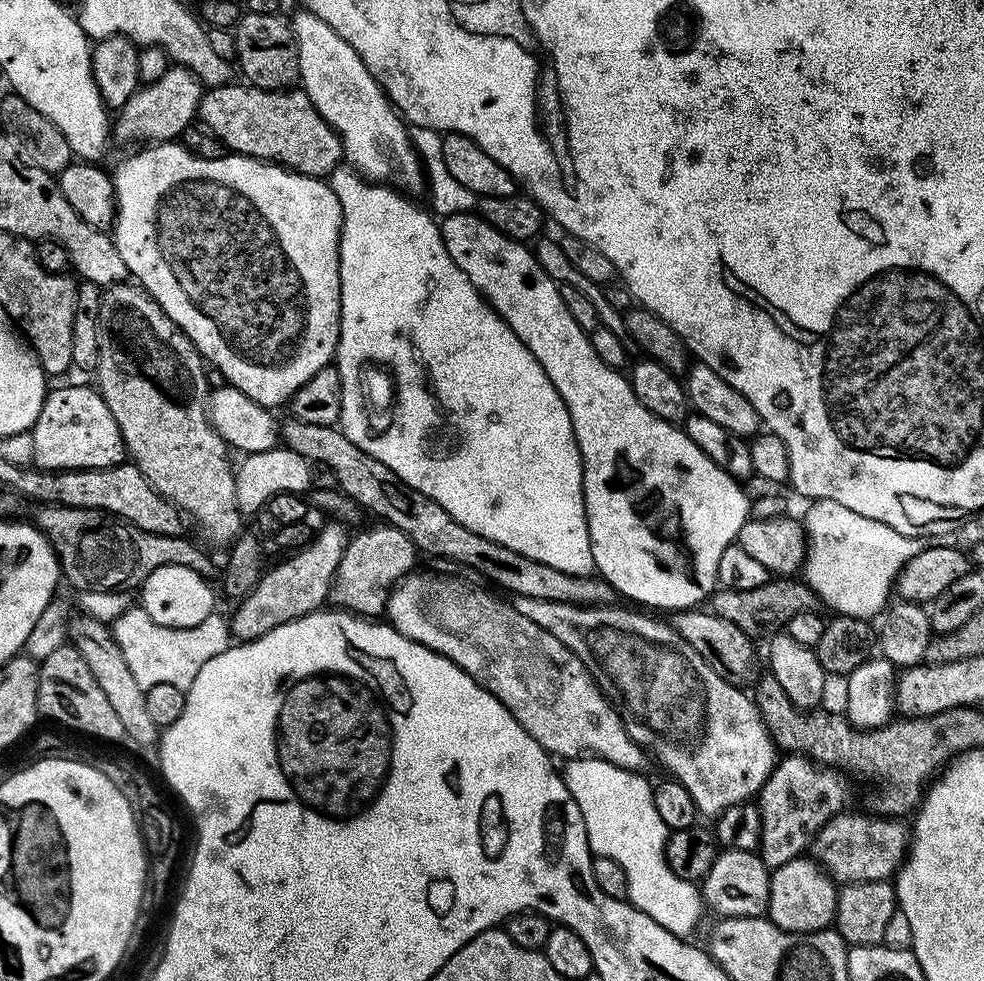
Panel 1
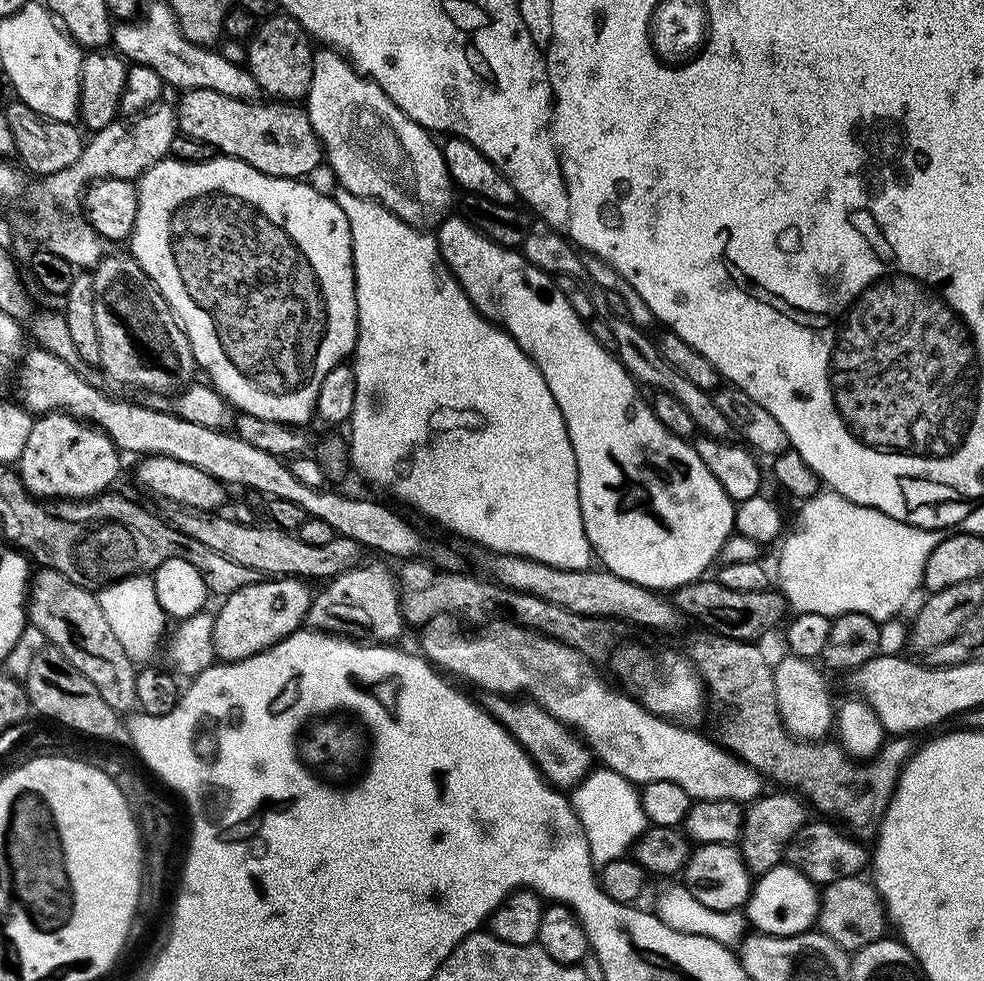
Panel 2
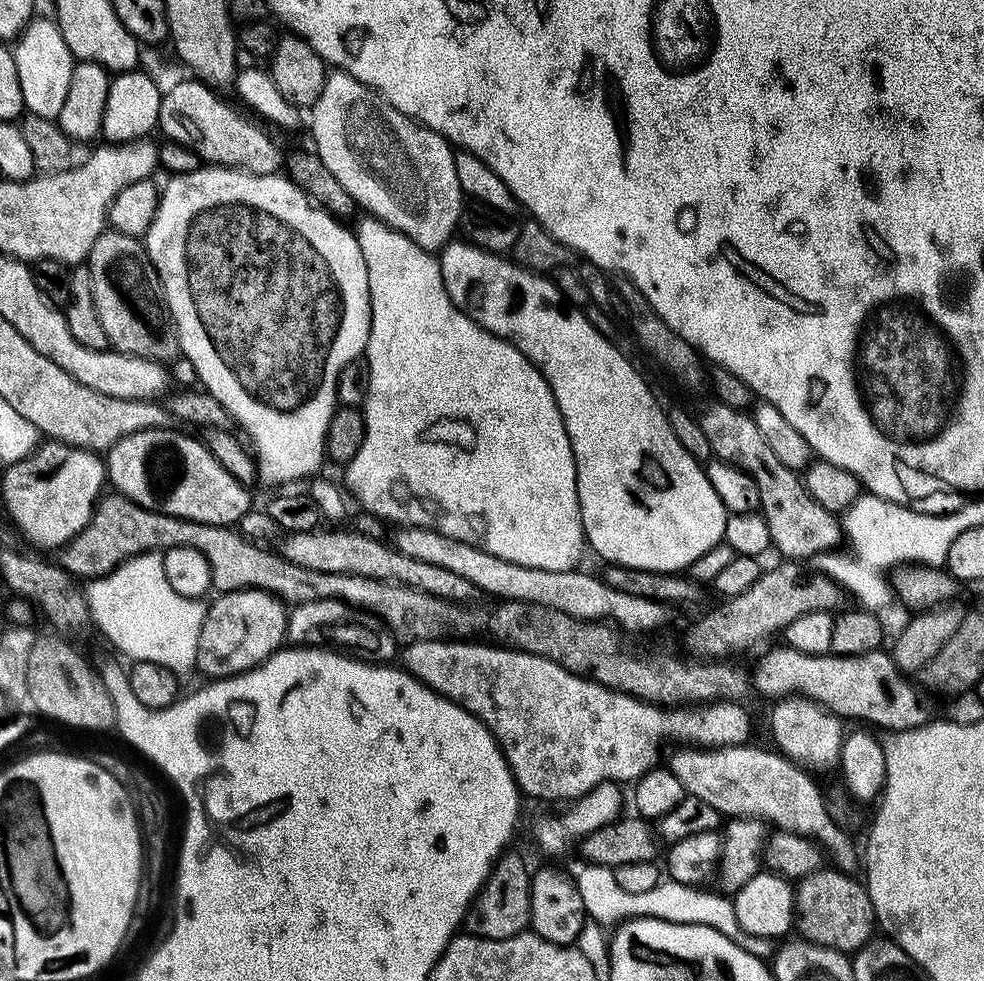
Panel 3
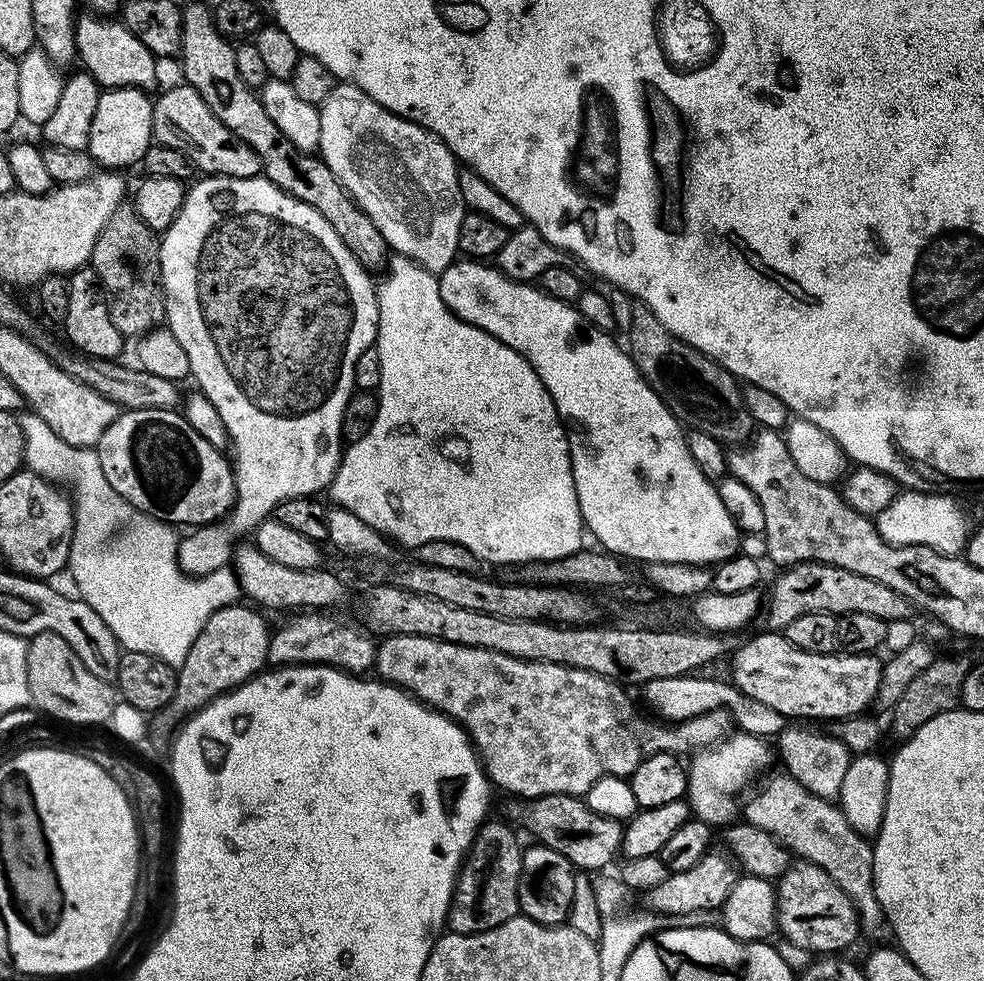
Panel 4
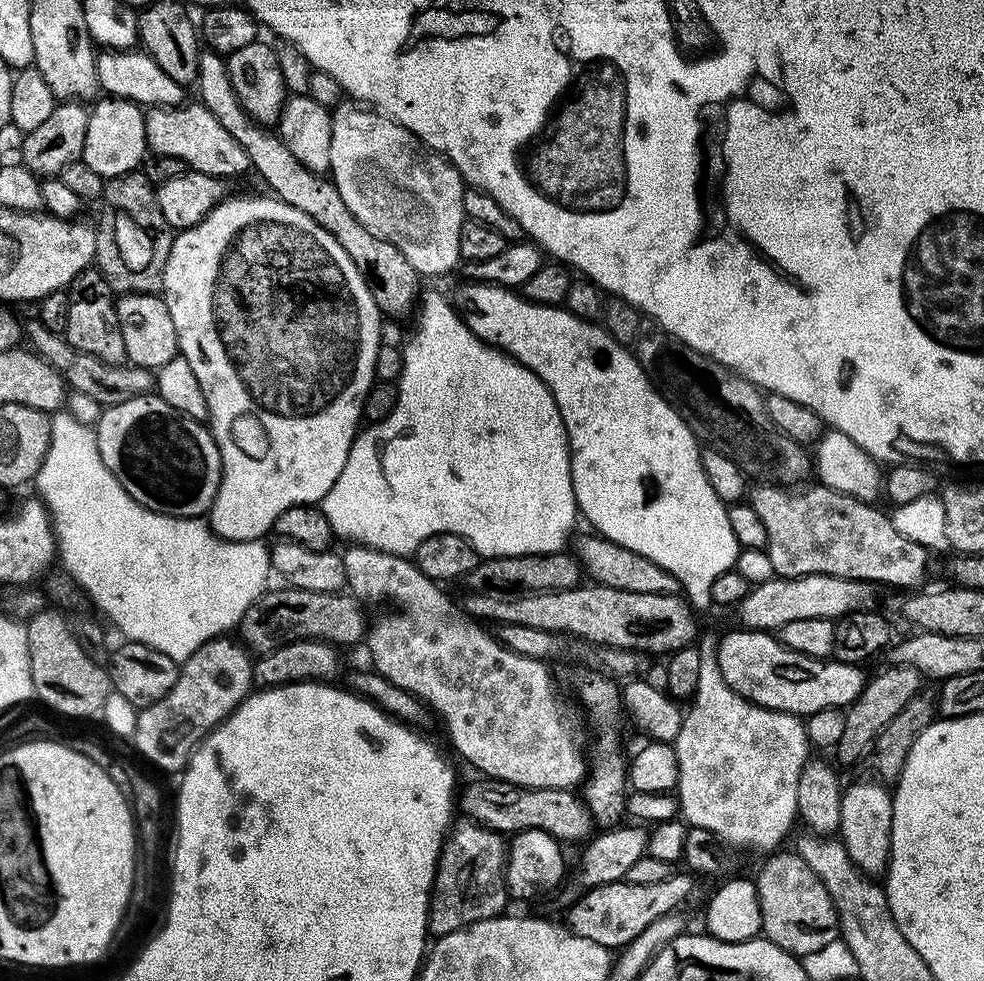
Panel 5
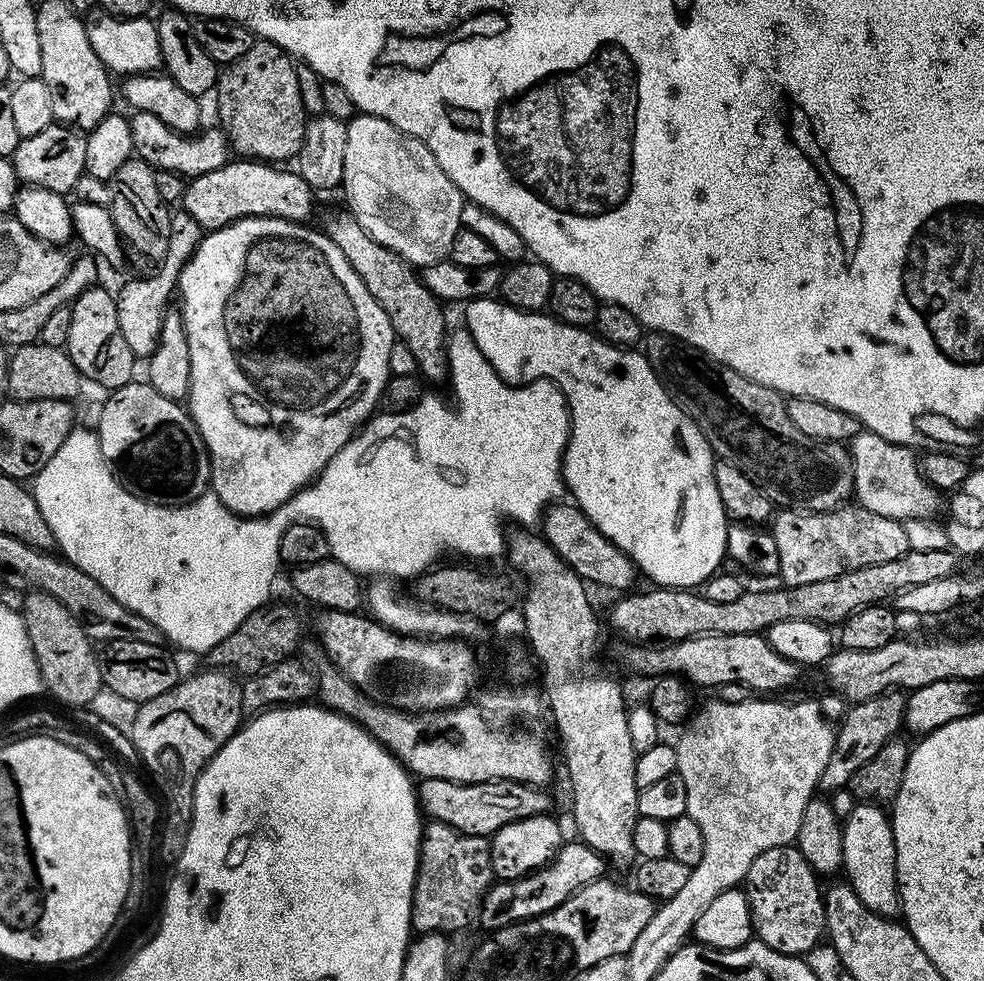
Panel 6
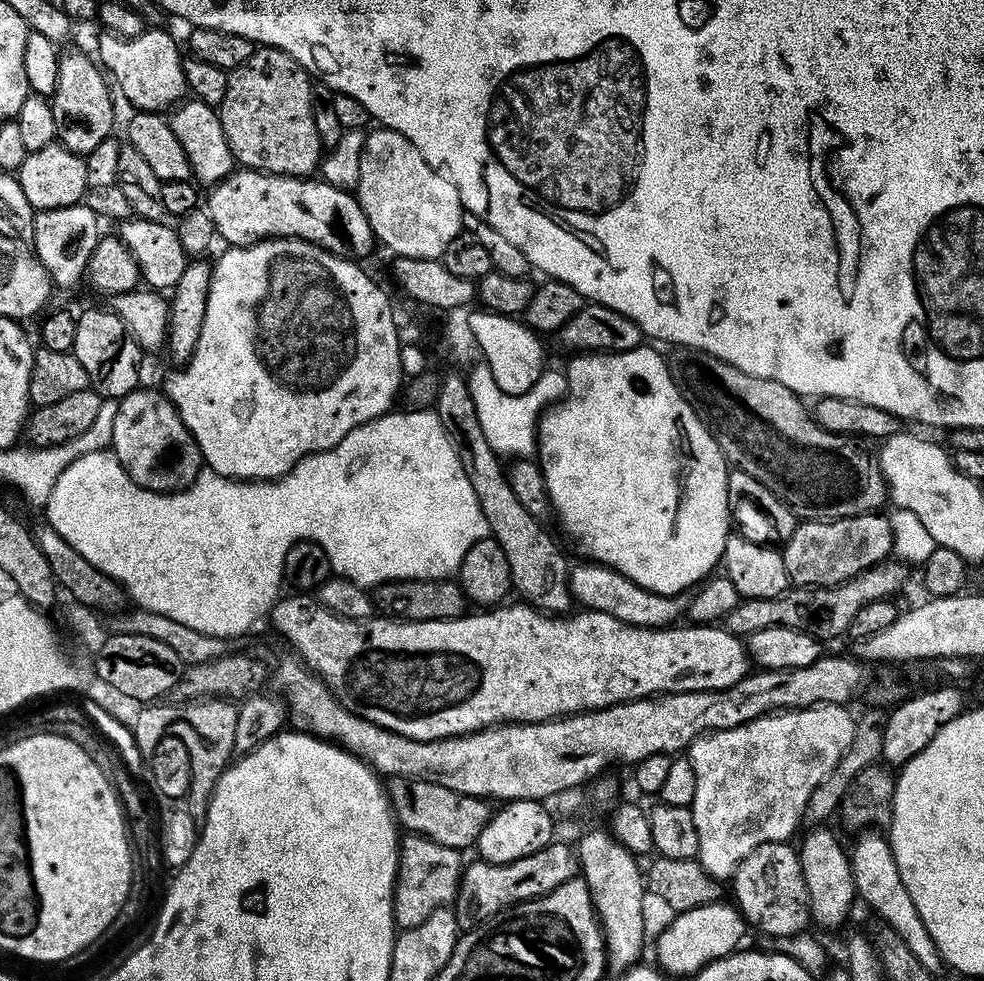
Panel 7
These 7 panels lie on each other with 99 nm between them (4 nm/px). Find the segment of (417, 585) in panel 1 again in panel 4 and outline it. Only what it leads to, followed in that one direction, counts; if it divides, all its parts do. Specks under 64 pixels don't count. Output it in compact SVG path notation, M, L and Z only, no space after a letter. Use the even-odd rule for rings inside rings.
M787 774L772 776L748 801L742 804L743 819L772 833L793 857L809 860L814 866L826 870L850 898L860 916L860 927L865 933L884 928L884 911L874 894L874 854L872 844L858 835L854 826L846 822L844 811L833 801L810 794L802 782Z

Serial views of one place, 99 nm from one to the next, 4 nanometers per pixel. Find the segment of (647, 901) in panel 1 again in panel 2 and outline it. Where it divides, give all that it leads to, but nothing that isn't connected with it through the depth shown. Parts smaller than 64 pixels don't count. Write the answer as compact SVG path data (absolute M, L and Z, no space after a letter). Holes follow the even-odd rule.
M603 766L597 767L571 789L570 799L572 809L576 811L576 817L584 827L593 861L605 862L623 857L627 848L629 851L635 845L636 839L644 833L646 821L637 785L622 778L622 774Z

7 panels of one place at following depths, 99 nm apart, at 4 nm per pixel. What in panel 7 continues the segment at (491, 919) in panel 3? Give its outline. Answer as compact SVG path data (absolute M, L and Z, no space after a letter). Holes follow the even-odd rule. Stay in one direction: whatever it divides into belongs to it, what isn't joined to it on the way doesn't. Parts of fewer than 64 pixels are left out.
M404 834L398 840L396 857L396 885L392 891L392 917L396 919L397 929L417 928L434 914L434 910L449 907L460 891L460 878L464 875L466 860L463 860L461 849L442 846L442 842L434 842L429 836Z

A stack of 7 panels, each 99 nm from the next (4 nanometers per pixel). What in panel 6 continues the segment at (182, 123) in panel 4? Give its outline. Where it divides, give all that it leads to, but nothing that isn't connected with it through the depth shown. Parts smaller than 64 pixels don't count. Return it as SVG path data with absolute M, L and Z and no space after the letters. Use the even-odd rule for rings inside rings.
M133 111L128 116L128 125L133 153L139 159L145 160L157 172L170 170L182 177L191 178L210 174L210 170L218 170L218 166L227 164L230 159L228 138L219 127L205 127L195 134L185 134L166 126L166 122L162 122L162 118L154 114L137 111Z

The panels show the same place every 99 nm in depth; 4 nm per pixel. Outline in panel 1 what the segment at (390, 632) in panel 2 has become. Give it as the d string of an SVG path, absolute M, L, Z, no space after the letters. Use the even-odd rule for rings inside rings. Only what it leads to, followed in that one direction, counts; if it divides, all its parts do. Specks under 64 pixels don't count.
M376 522L373 525L373 528L364 528L357 536L355 534L349 539L341 561L338 562L338 570L332 583L332 594L330 597L331 603L337 609L365 618L379 617L379 612L381 615L387 609L388 595L392 592L393 584L413 571L417 567L416 559L418 559L414 542L410 542L410 538L405 532L398 530L392 524L383 522Z

